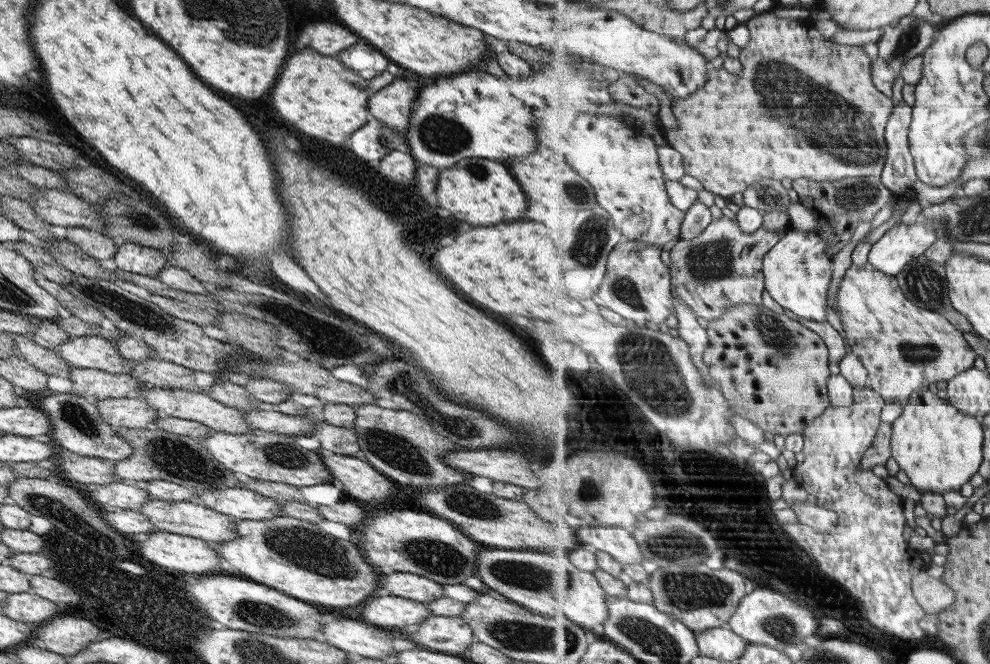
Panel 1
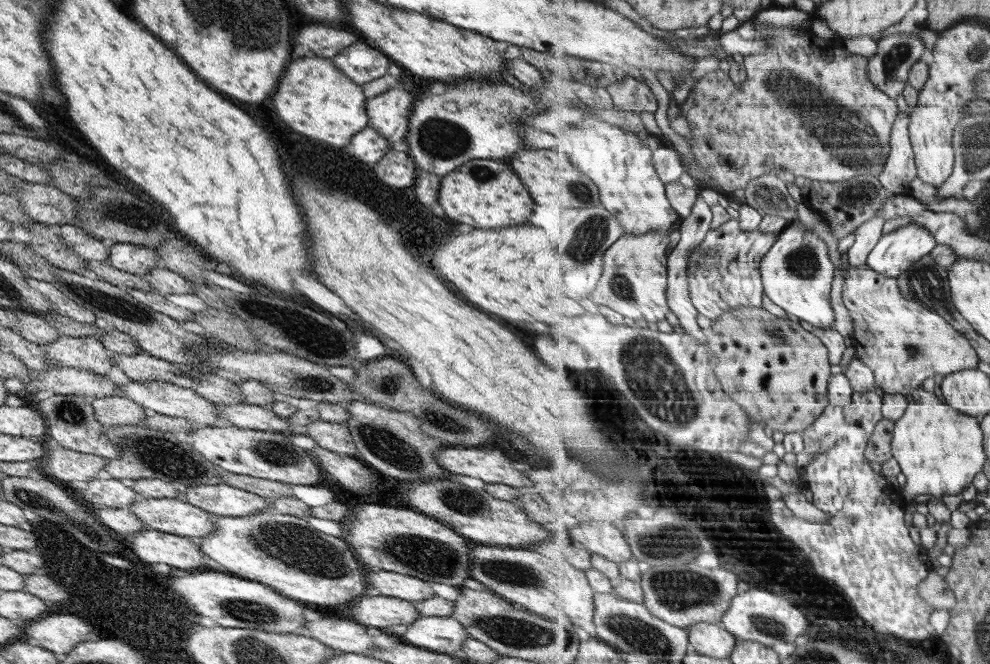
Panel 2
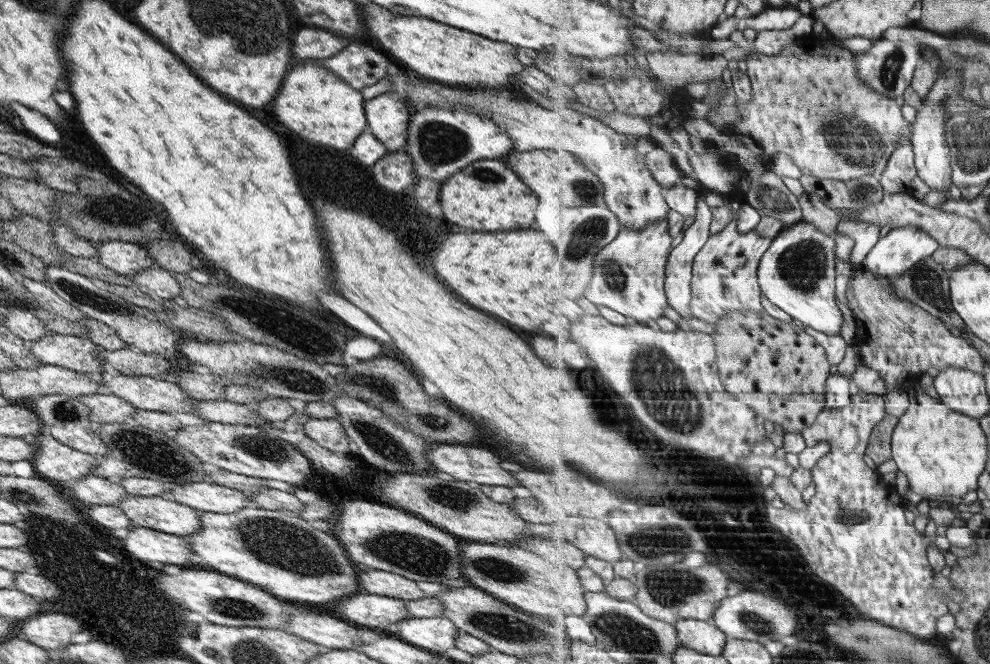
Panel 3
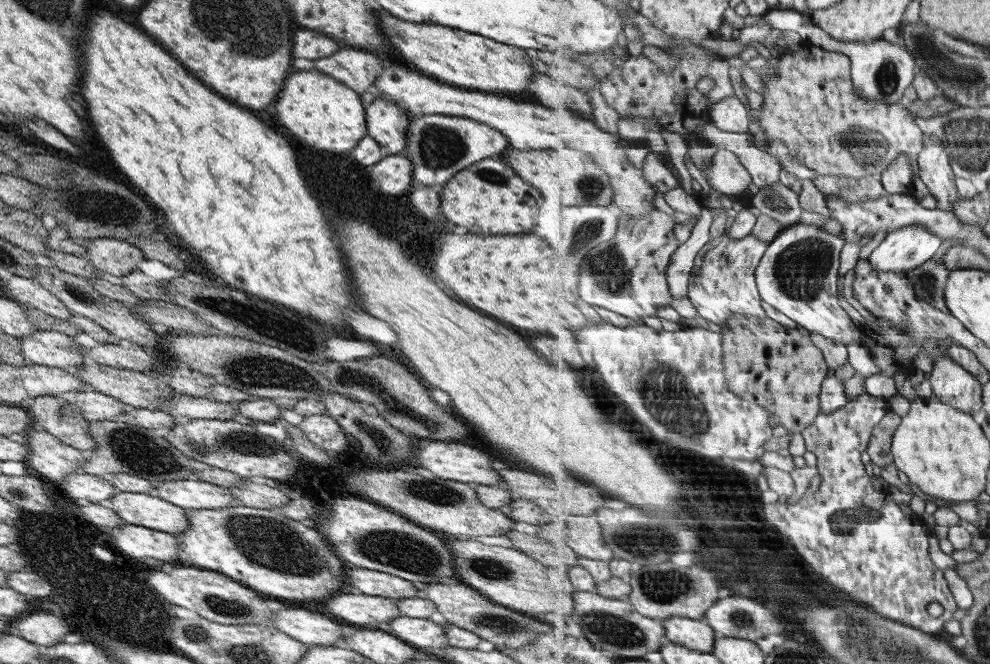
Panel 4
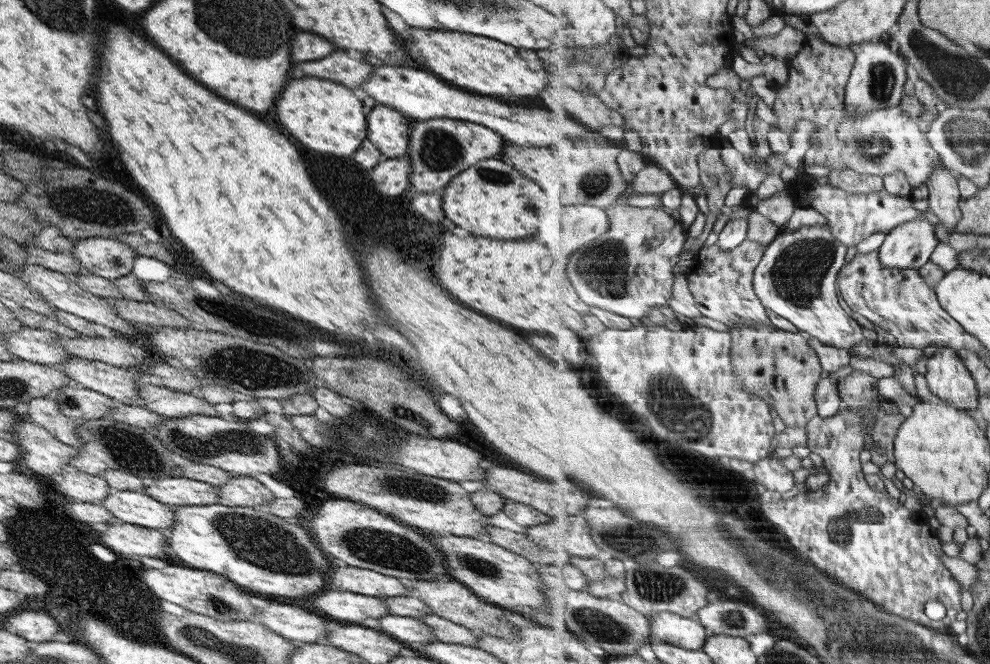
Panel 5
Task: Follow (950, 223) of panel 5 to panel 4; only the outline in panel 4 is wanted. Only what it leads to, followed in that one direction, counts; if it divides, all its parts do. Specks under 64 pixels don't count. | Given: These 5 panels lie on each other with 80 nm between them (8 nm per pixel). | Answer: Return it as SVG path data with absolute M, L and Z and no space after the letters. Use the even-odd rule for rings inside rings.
M933 135L924 136L925 149L918 154L920 179L926 184L929 195L933 195L937 204L935 208L954 213L954 204L961 198L957 193L955 174L951 170L948 154L942 140Z

